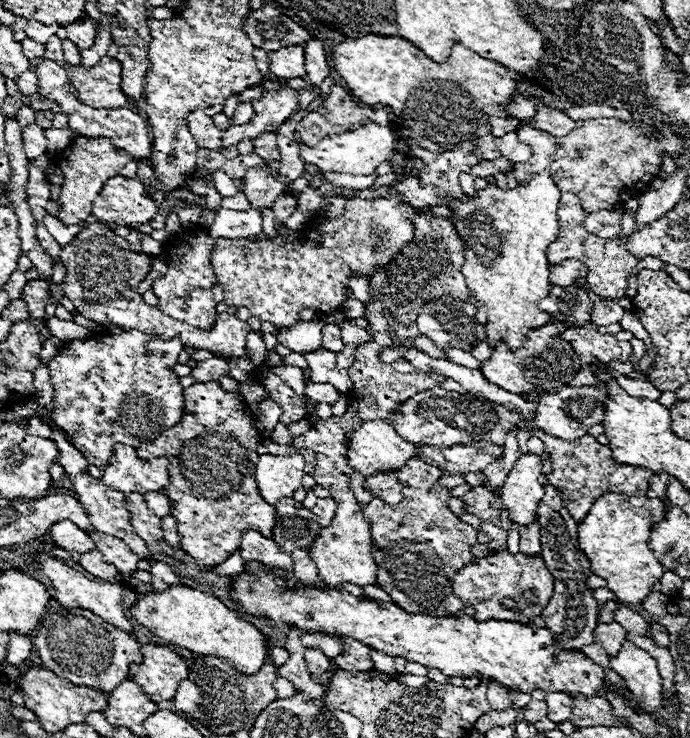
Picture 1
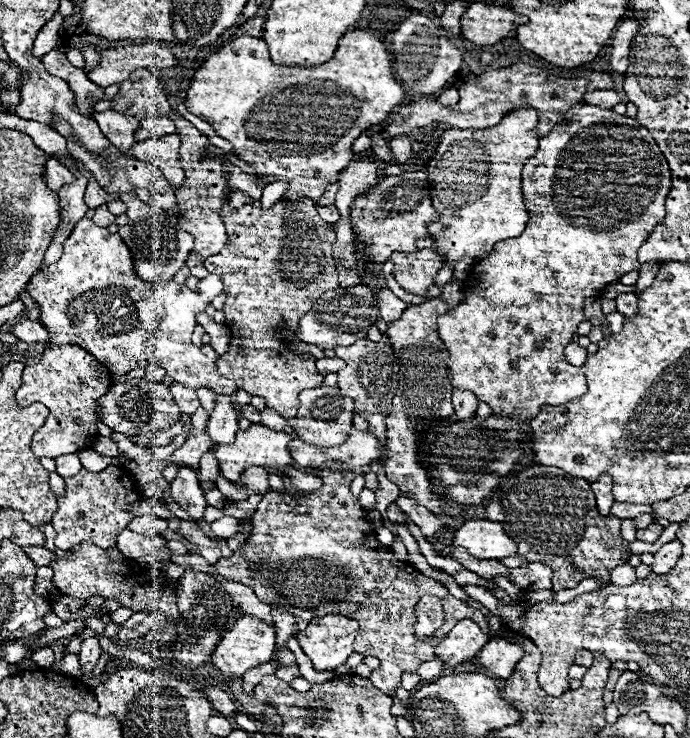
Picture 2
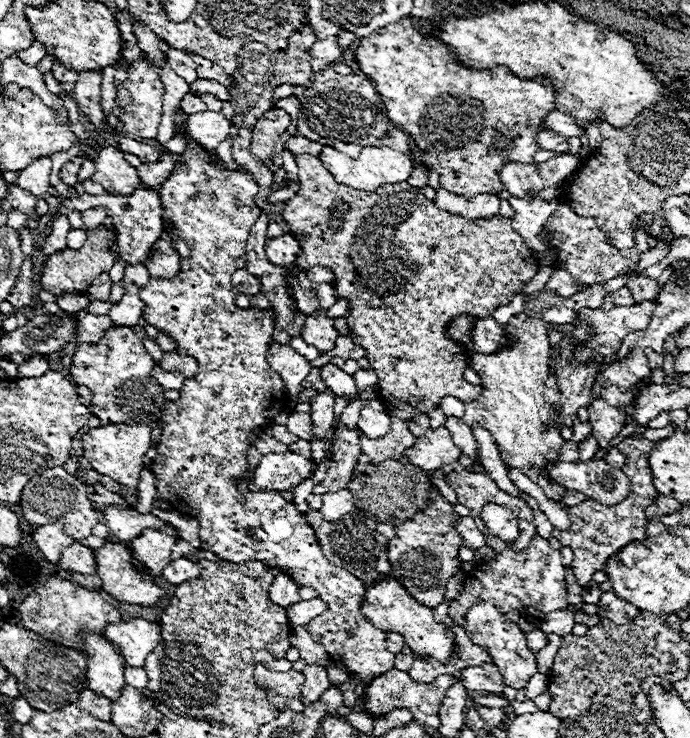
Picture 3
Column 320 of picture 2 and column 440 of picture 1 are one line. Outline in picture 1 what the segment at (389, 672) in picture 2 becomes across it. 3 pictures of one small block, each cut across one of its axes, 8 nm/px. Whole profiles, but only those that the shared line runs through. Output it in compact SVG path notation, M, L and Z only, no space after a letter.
M412 458L400 470L404 500L392 506L374 498L364 508L364 518L370 524L372 536L370 550L378 566L376 582L400 608L408 612L424 612L428 616L452 616L456 610L464 608L462 600L452 590L452 576L476 560L470 548L476 544L478 530L458 520L448 508L452 488L438 486L442 476L444 474L438 466Z

